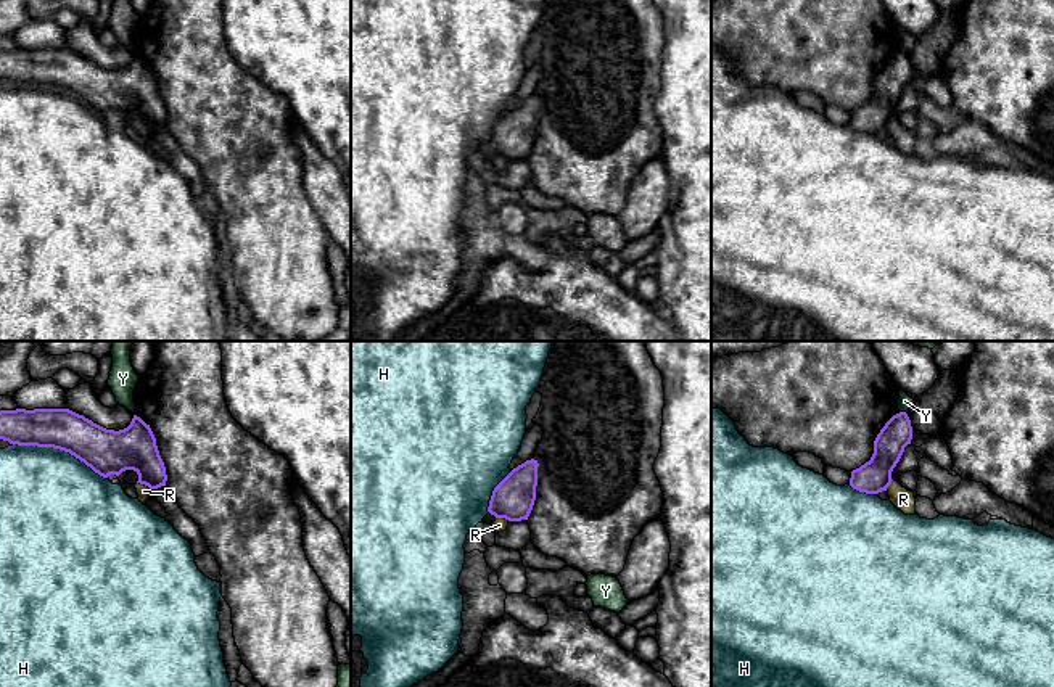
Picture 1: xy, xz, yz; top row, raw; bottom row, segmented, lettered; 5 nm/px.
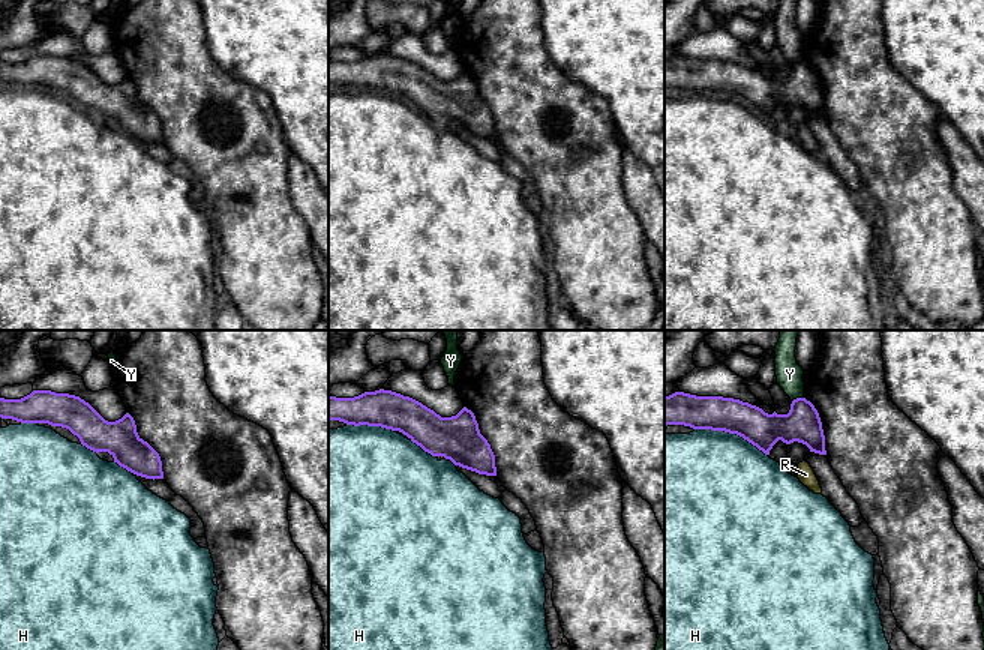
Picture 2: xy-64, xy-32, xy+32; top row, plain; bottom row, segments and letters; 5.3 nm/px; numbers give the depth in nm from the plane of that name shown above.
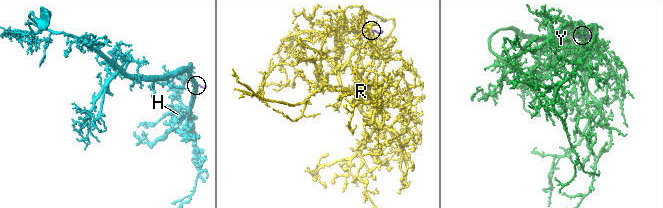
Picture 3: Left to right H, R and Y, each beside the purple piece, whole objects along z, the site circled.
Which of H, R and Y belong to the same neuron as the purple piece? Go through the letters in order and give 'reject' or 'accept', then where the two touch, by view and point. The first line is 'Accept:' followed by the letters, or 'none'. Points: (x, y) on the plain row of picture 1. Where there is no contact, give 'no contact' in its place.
Accept: none
H: reject; contact xy (60, 89)
R: reject; contact xy (144, 123)
Y: reject; contact yz (903, 52)

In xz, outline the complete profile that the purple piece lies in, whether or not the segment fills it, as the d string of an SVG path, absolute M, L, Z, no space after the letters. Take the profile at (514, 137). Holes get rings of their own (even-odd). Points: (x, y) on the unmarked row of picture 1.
M537 100L513 108L492 130L488 151L508 161L528 159L537 125Z

